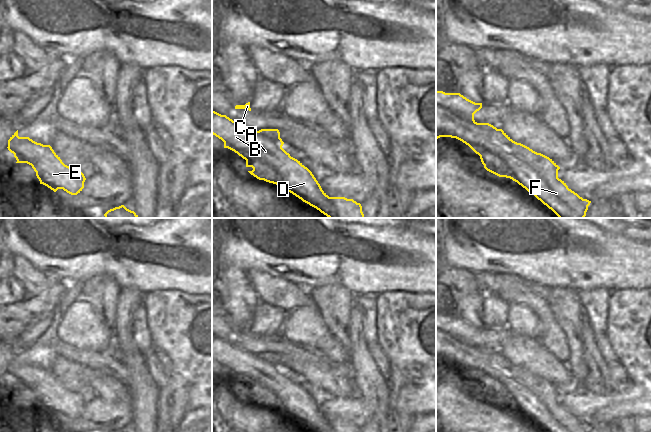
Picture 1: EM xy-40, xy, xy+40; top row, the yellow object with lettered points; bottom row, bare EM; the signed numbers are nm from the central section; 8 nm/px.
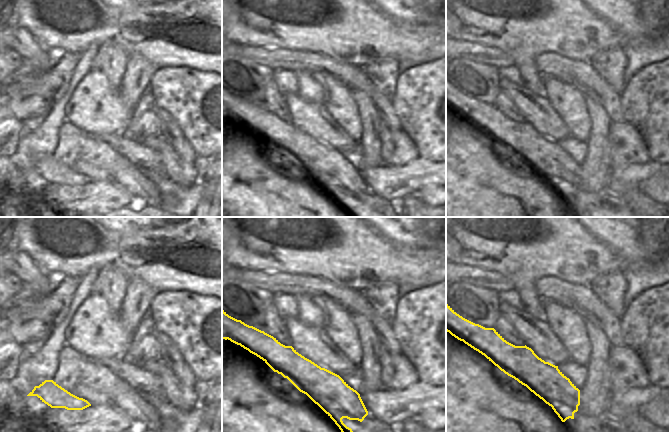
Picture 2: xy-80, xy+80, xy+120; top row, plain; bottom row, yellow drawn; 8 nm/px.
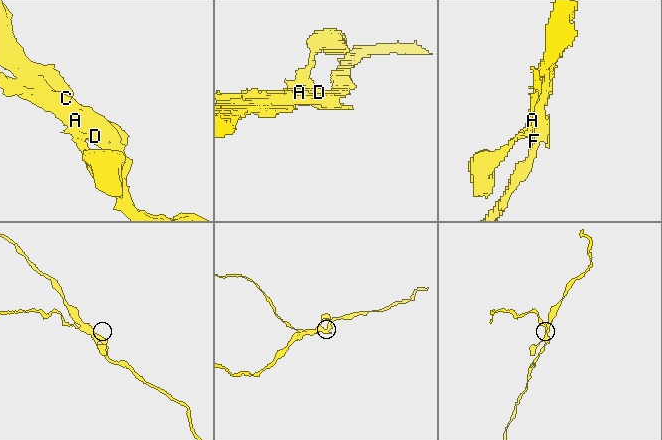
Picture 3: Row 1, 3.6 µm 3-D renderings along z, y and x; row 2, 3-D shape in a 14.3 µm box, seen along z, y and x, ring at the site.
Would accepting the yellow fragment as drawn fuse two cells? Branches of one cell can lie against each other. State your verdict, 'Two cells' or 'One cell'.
Two cells.

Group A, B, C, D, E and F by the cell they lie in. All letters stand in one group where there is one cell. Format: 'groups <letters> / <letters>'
groups A B D E F / C

